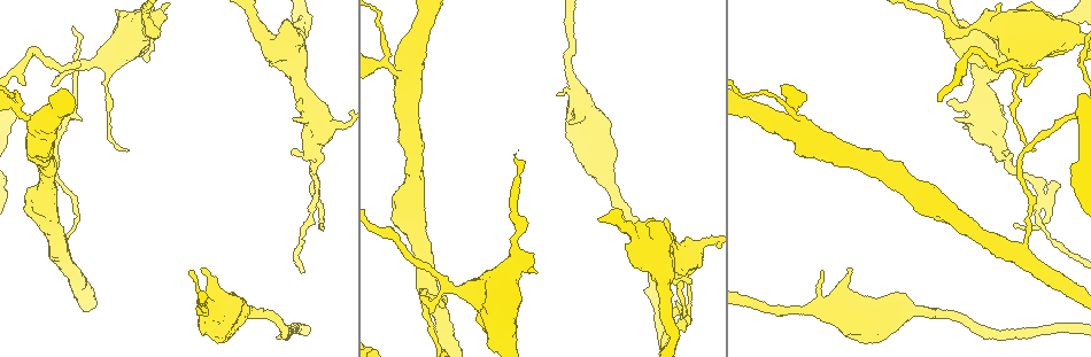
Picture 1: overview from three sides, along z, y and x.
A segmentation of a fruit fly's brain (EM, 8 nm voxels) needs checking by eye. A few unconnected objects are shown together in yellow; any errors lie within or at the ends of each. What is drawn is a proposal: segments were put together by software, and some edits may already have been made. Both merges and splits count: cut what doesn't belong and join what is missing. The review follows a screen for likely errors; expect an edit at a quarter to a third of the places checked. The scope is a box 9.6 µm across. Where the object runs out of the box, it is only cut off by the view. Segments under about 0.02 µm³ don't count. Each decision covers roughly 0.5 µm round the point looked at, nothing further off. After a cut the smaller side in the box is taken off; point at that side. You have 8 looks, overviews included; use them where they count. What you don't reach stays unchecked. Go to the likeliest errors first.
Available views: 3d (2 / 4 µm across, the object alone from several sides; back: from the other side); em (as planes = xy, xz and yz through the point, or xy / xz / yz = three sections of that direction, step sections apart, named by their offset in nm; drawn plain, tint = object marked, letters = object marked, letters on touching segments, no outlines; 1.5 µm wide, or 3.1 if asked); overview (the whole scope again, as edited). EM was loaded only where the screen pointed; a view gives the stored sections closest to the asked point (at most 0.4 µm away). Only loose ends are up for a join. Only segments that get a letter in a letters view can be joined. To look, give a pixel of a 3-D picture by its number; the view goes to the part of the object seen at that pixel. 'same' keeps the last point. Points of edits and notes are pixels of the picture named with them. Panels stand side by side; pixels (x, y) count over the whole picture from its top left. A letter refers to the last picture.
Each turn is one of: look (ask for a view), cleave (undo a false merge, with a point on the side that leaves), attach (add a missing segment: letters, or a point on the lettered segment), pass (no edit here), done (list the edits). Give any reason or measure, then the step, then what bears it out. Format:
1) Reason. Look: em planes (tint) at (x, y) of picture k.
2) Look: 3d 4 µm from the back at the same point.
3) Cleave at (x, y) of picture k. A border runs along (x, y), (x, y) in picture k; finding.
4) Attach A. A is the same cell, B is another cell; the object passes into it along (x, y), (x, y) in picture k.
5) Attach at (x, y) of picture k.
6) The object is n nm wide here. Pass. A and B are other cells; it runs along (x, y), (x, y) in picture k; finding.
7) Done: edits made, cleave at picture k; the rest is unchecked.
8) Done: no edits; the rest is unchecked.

Sharp bend. Look: 3d 2 µm from the back at (32, 49) of picture 1.

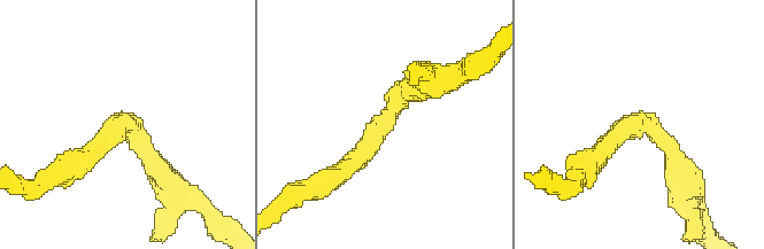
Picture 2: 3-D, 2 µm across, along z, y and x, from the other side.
Now the EM. Look: em 3.1 µm planes (tint) at (381, 125) of picture 2.

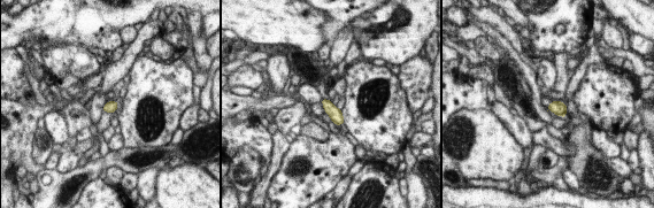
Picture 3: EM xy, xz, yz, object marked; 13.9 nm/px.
See the neighbours. Look: em 3.1 µm planes (letters) at the same point.

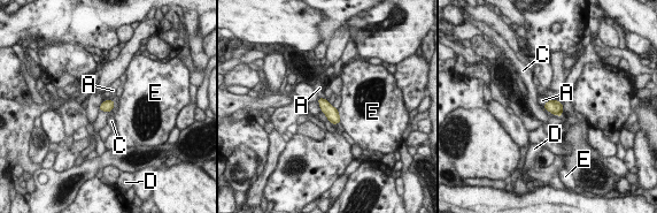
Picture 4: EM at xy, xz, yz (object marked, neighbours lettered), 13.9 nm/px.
The object is 160 nm wide here. Pass. A, C, D and E are other cells; a border runs along (106, 99), (99, 109) in picture 4; all the same cell.

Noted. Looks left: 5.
Tapers out. Look: em planes (letters) at (188, 271) of picture 1.

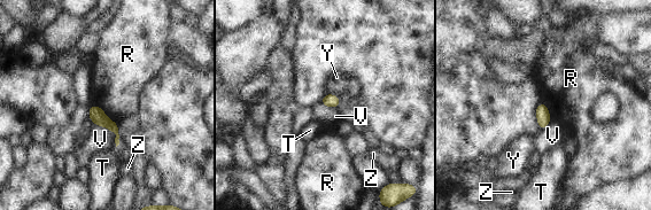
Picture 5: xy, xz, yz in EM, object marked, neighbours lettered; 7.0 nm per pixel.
Pass. R, T, V, Y and Z are other cells; a border runs along (90, 104), (98, 106), (117, 123) in picture 5; none of them fits.

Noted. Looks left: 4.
Thick turns thin. Look: em xy step 8 (tint) at (401, 77) of picture 1.

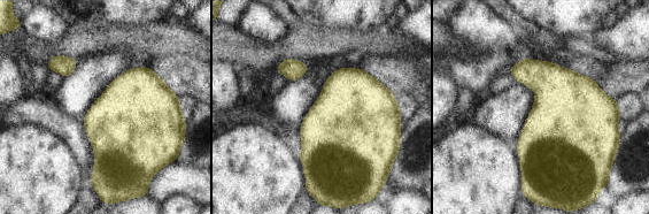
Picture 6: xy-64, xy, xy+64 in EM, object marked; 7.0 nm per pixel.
Cut it another way. Look: em planes (tint) at the same point.

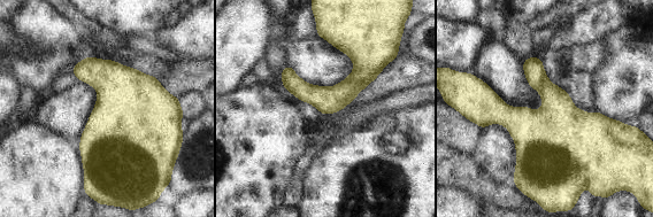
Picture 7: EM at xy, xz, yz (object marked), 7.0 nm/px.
What lies round it. Look: em planes (letters) at the same point.

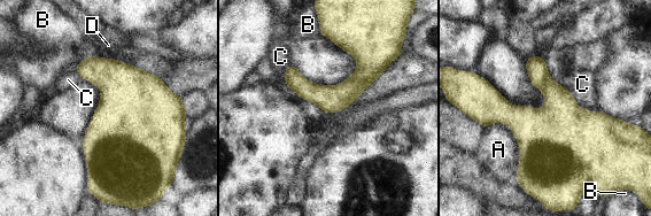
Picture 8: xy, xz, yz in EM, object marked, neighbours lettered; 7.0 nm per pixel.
Pass. A, B, C and D are other cells; one cell here.

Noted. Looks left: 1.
Calibre changes. Look: em planes (letters) at (665, 286) of picture 1.

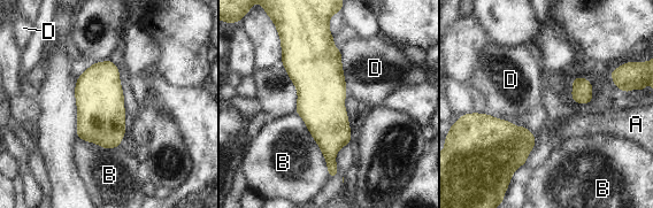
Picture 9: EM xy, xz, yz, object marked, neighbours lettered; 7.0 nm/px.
The longest contact is with B, 550 nm. Pass. A, B and D are other cells; all the same cell.

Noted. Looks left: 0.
Done: no edits; the rest is unchecked.

